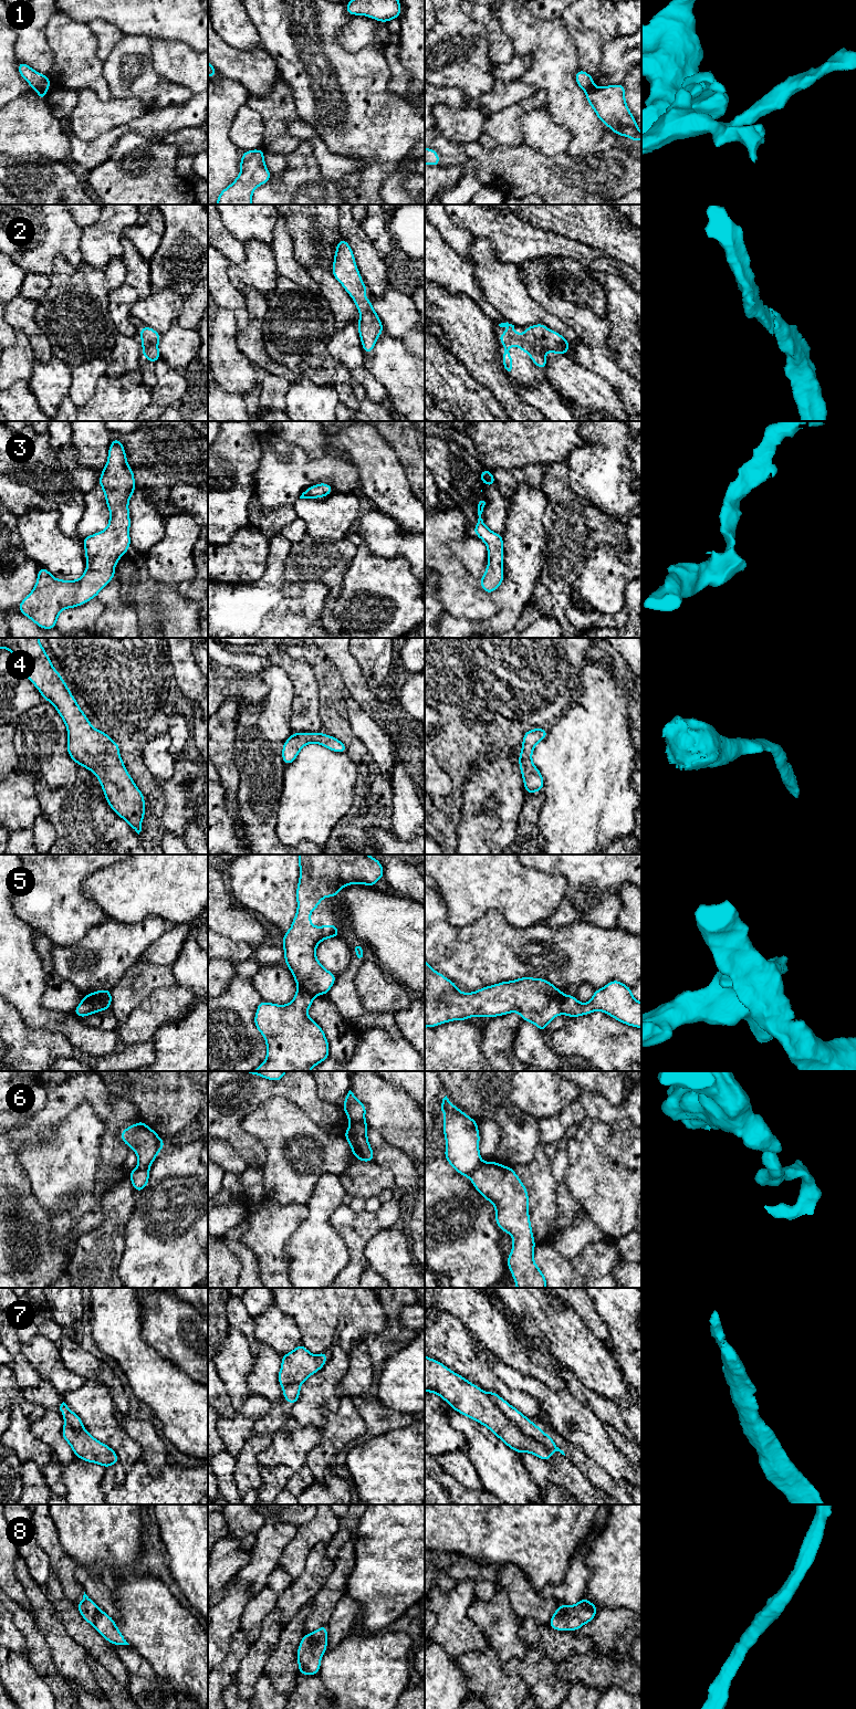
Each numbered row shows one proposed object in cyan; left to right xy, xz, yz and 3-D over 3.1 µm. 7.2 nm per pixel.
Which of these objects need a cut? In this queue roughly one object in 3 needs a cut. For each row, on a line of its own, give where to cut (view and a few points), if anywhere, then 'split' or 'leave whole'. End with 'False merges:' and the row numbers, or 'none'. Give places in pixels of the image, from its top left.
1: cut in yz along (593, 85), (586, 92); split
2: no cut; leave whole
3: no cut; leave whole
4: no cut; leave whole
5: cut in yz along (565, 995), (561, 1013); split
6: cut in yz along (481, 1162), (469, 1176); split
7: cut in yz along (486, 1393), (526, 1435), (539, 1442), (550, 1451); split
8: no cut; leave whole
False merges: 1, 5, 6, 7

